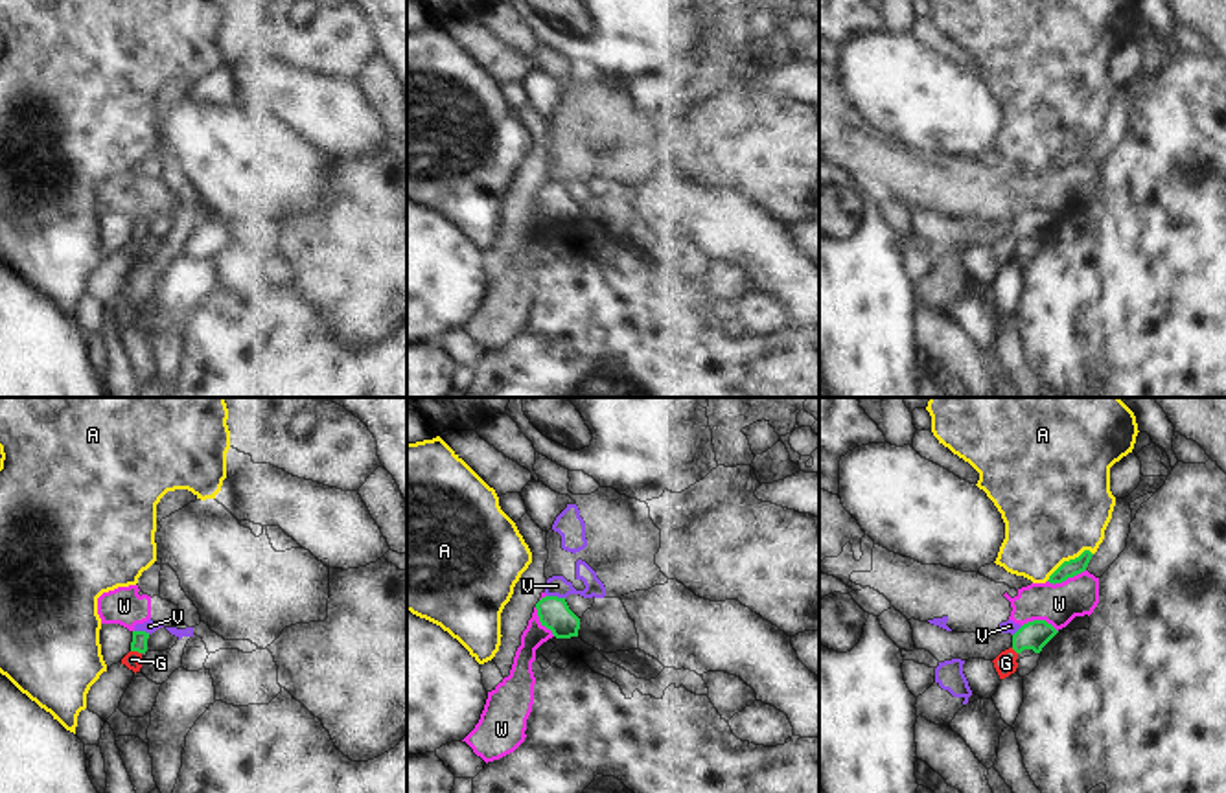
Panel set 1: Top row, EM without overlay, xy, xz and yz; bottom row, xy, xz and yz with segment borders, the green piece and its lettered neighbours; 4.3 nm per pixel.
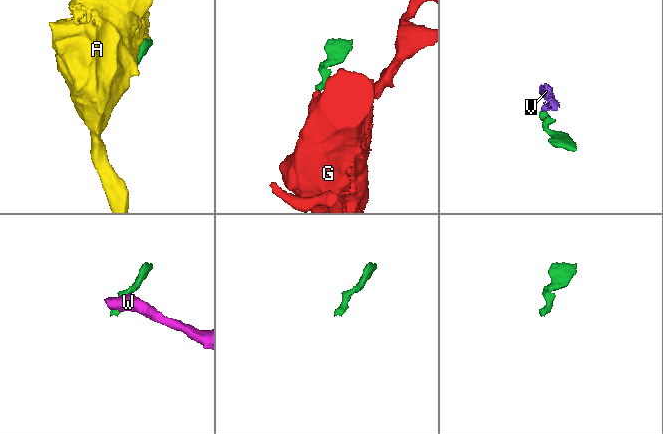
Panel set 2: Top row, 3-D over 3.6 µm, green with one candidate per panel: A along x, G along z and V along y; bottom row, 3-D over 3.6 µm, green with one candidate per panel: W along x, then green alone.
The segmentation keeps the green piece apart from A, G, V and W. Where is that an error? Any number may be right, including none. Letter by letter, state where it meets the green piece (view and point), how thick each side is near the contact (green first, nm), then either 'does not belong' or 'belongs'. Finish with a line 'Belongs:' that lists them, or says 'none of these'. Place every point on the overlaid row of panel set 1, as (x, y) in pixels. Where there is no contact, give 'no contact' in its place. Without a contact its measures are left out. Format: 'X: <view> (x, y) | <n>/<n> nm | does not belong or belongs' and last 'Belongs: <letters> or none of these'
A: yz (1070, 560) | 80/480 nm | does not belong
G: xy (137, 650) | 70/70 nm | belongs
V: xz (556, 597) | 140/90 nm | does not belong
W: yz (1066, 578) | 80/180 nm | does not belong
Belongs: G

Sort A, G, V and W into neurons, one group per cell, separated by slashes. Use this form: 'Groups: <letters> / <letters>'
Groups: A / G / V W.

